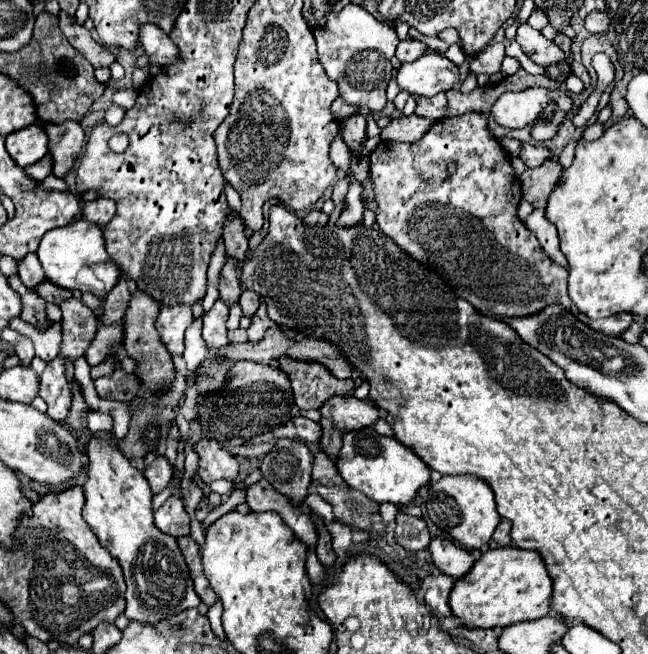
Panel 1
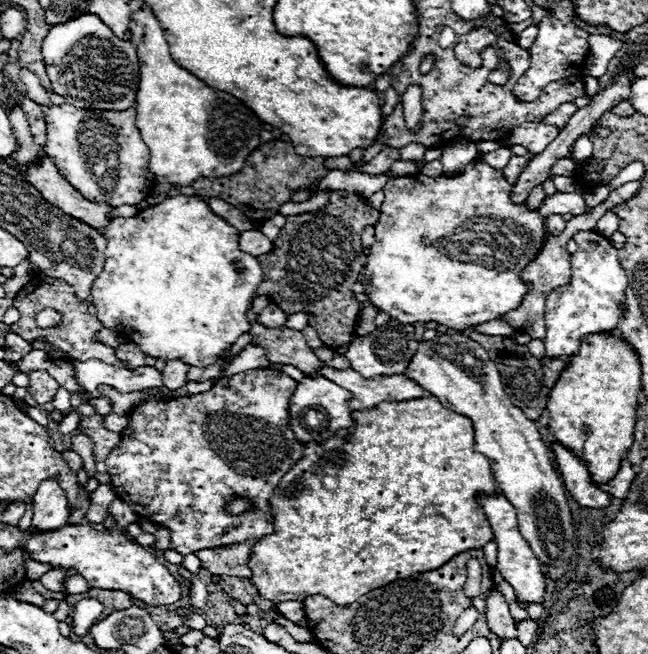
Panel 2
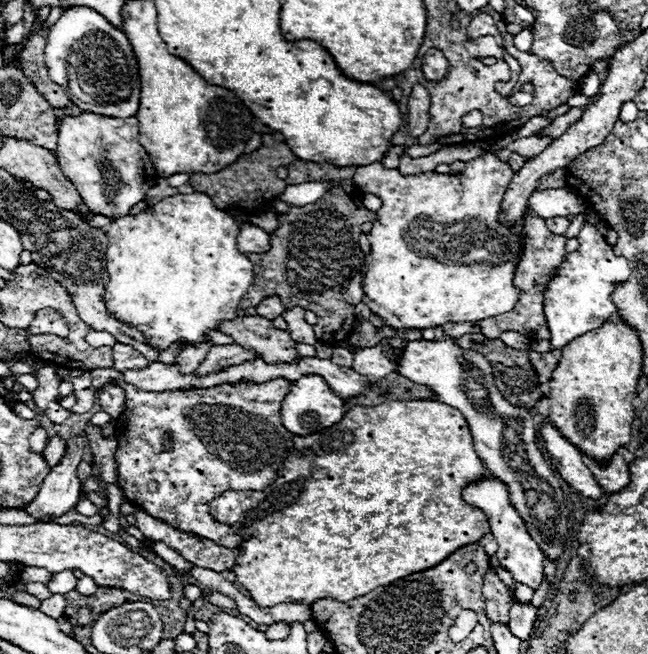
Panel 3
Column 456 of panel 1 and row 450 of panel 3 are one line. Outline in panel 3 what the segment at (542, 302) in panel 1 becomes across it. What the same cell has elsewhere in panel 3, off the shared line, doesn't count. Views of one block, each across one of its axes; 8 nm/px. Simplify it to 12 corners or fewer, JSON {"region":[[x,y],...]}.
{"region":[[292,382],[142,392],[114,460],[126,500],[226,548],[226,490],[294,452]]}

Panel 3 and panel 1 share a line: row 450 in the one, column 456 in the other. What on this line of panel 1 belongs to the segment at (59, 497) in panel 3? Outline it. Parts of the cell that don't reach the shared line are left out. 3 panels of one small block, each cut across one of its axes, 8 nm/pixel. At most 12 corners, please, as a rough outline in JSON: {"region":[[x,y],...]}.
{"region":[[430,52],[402,64],[398,86],[434,96],[454,88],[458,66]]}

